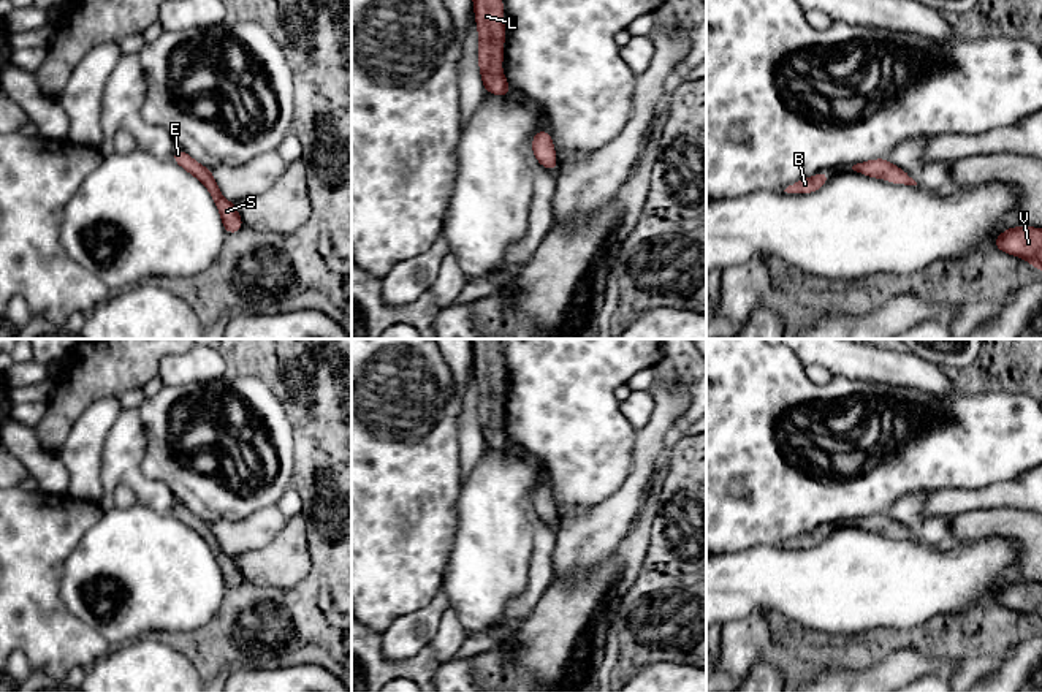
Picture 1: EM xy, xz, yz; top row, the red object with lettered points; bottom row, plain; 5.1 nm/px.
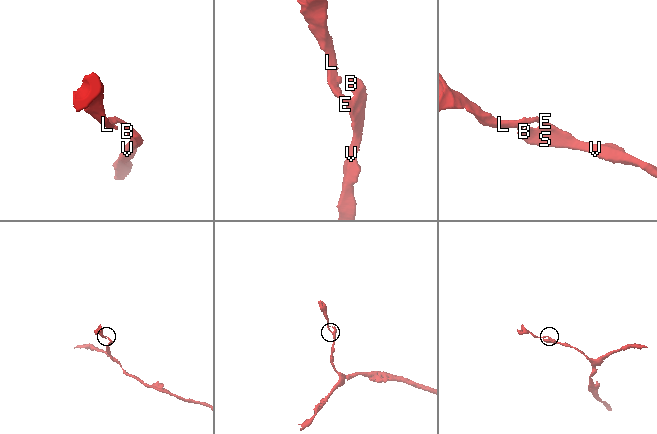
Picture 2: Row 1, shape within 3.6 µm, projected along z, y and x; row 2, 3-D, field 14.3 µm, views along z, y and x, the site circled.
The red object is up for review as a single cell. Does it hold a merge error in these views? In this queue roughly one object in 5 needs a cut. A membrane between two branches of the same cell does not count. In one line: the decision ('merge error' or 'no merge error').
no merge error

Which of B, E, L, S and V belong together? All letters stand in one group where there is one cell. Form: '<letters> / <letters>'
B E L S V

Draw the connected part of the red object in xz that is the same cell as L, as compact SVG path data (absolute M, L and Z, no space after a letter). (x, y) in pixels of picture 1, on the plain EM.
M472 339L473 364L480 391L478 420L486 447L508 450L511 445L500 424L504 415L504 364L500 339Z

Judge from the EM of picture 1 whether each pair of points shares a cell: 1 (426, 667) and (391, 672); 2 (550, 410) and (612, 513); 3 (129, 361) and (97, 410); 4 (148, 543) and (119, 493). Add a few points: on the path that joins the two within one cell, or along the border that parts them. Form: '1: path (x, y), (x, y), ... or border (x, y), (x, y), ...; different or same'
1: path (418, 669), (399, 669); same
2: border (629, 472), (613, 493), (570, 517); different
3: border (117, 398), (98, 398), (76, 418); different
4: border (136, 502), (127, 507), (116, 507); different

